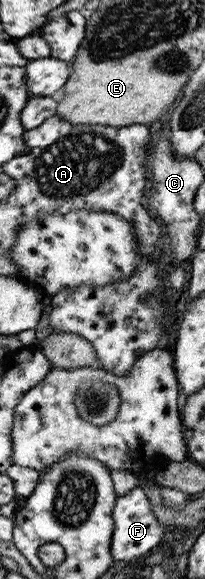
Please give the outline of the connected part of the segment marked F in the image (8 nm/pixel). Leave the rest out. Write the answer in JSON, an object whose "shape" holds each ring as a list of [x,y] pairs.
{"shape":[[[138,485],[116,501],[116,541],[111,541],[111,553],[116,553],[116,561],[135,563],[158,545],[166,526],[153,514],[147,493]]]}

